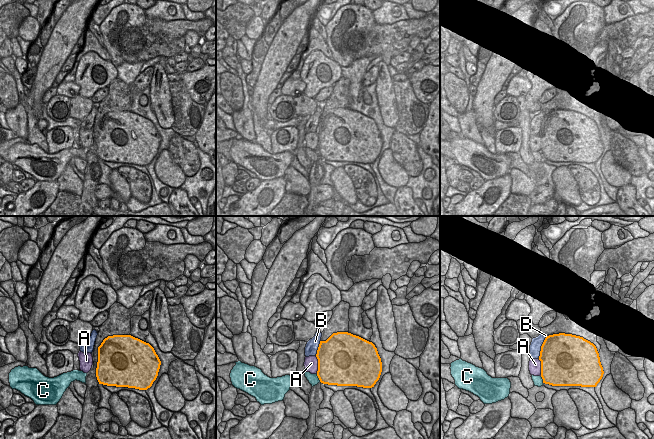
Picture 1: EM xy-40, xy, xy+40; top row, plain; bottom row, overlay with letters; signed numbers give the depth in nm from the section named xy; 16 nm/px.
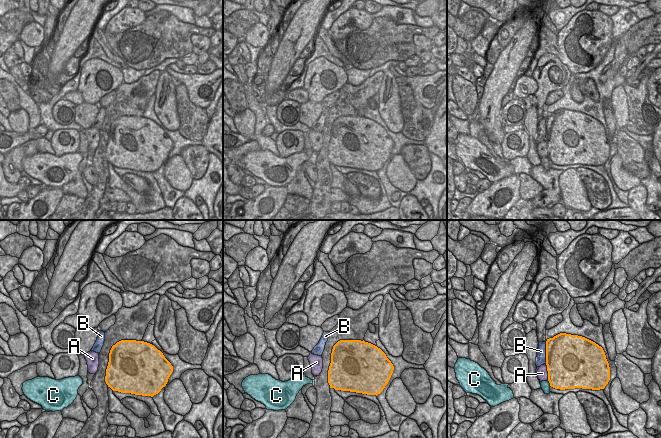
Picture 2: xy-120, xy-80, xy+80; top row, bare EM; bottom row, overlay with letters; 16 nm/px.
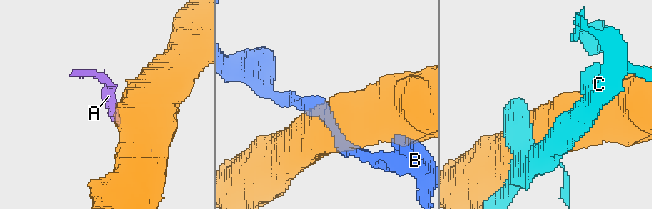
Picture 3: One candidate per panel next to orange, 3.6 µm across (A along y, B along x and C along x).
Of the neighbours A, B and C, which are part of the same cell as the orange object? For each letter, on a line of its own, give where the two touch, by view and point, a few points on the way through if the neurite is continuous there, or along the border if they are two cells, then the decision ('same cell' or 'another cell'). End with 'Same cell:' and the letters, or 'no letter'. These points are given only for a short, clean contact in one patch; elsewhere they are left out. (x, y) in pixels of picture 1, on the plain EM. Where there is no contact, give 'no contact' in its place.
A: contact xy (318, 141); border xy (315, 132), (317, 135), (317, 149); another cell
B: contact xy+40 (541, 122); another cell
C: contact xy (318, 153); another cell
Same cell: no letter

